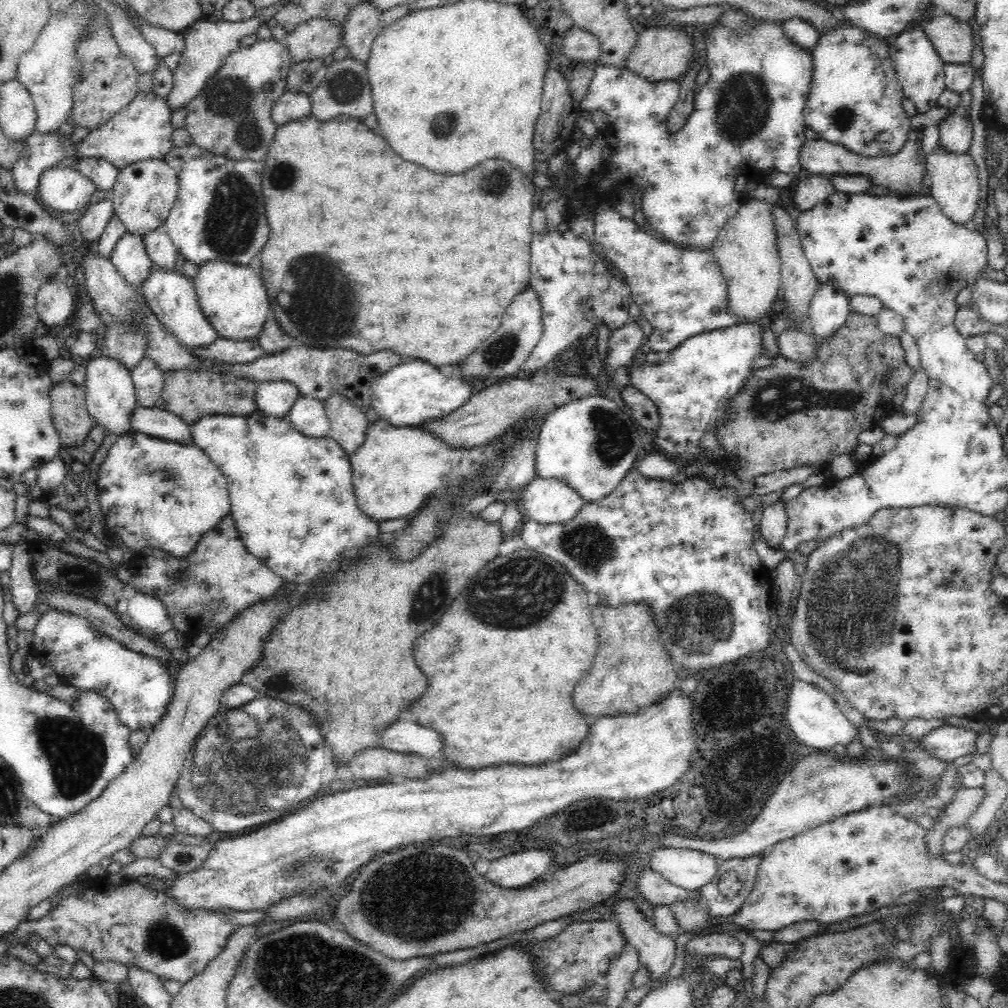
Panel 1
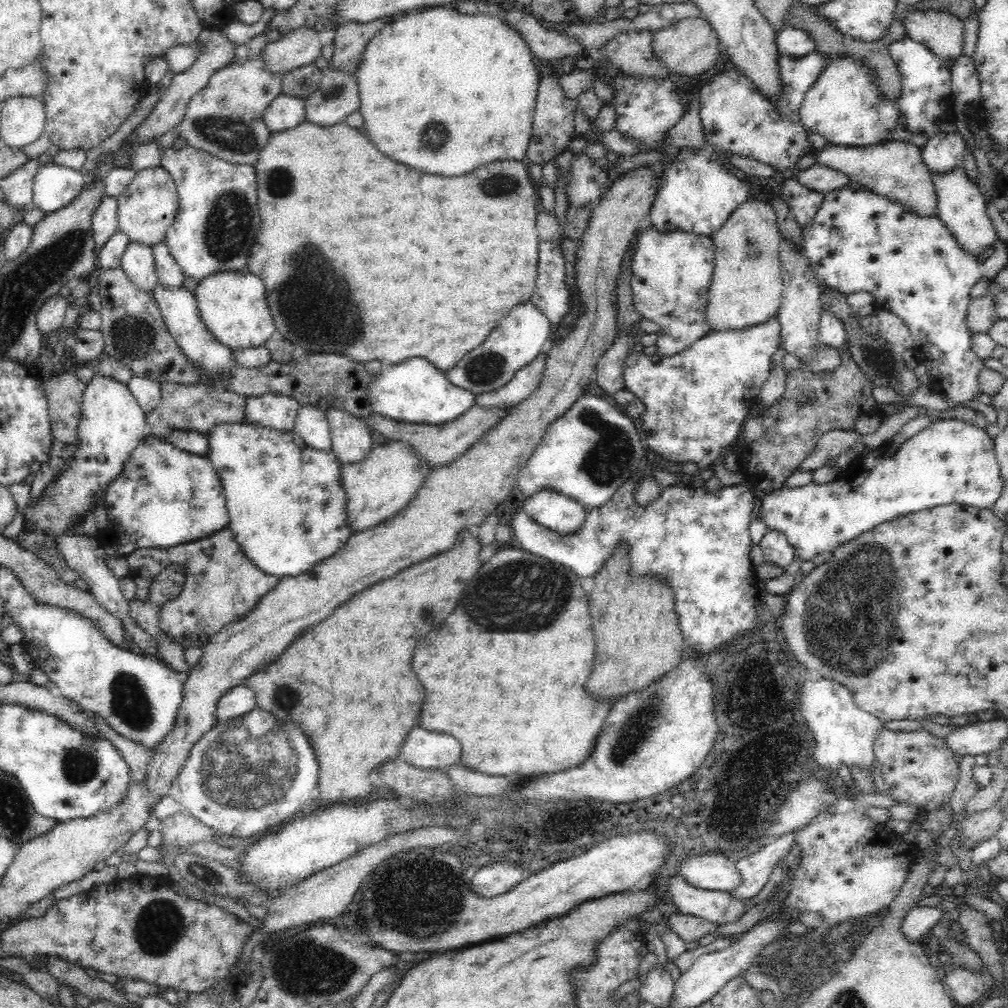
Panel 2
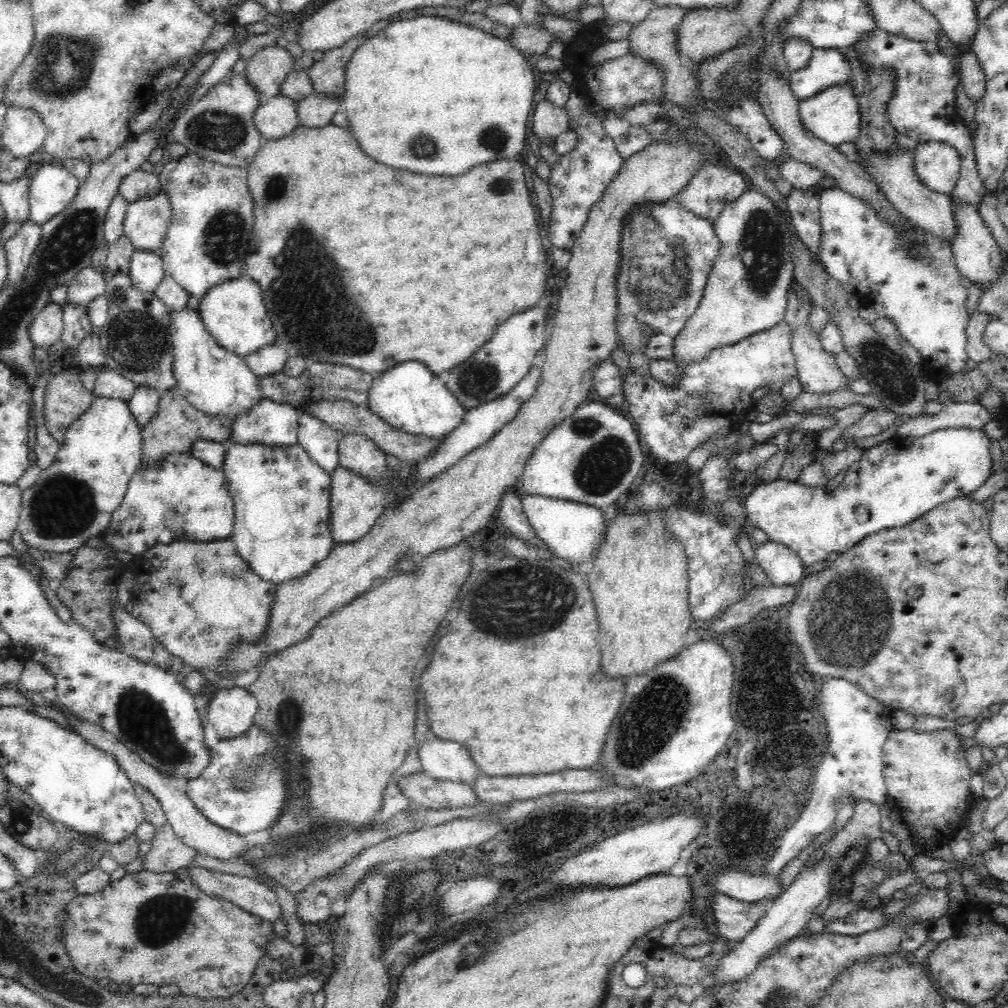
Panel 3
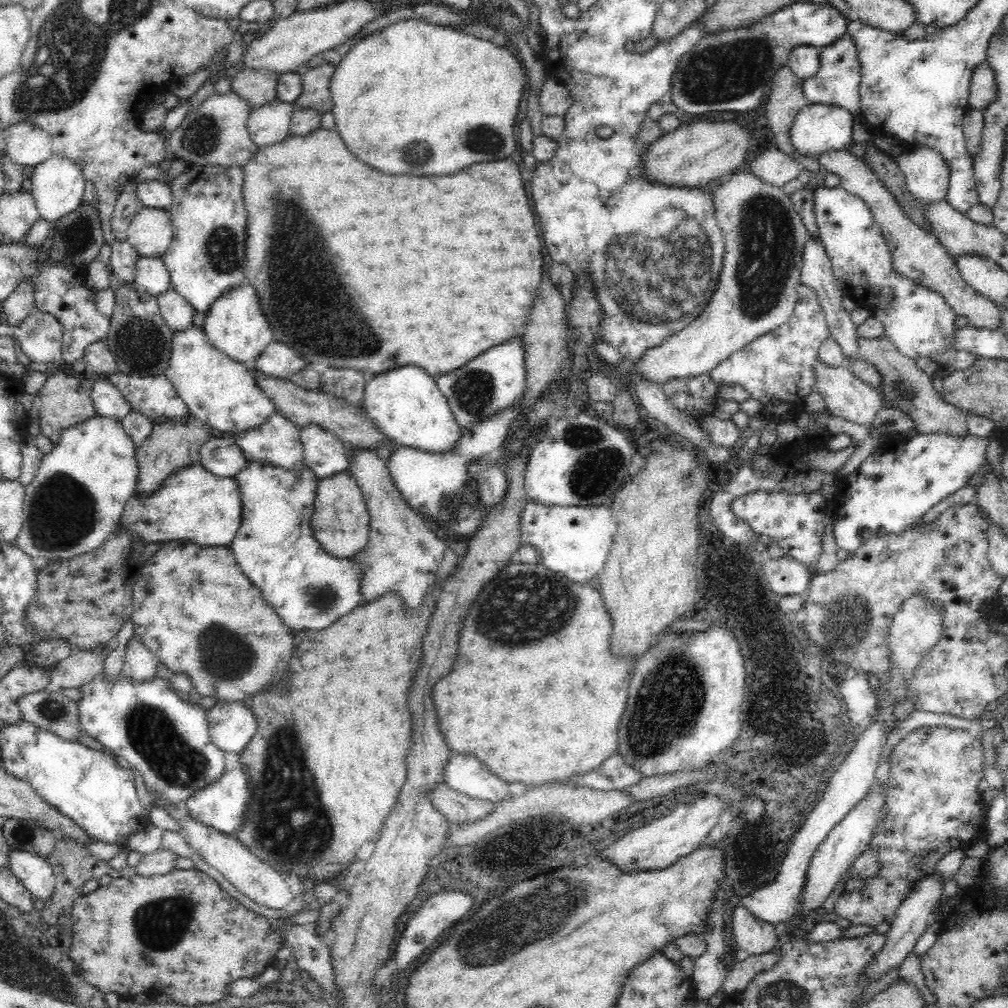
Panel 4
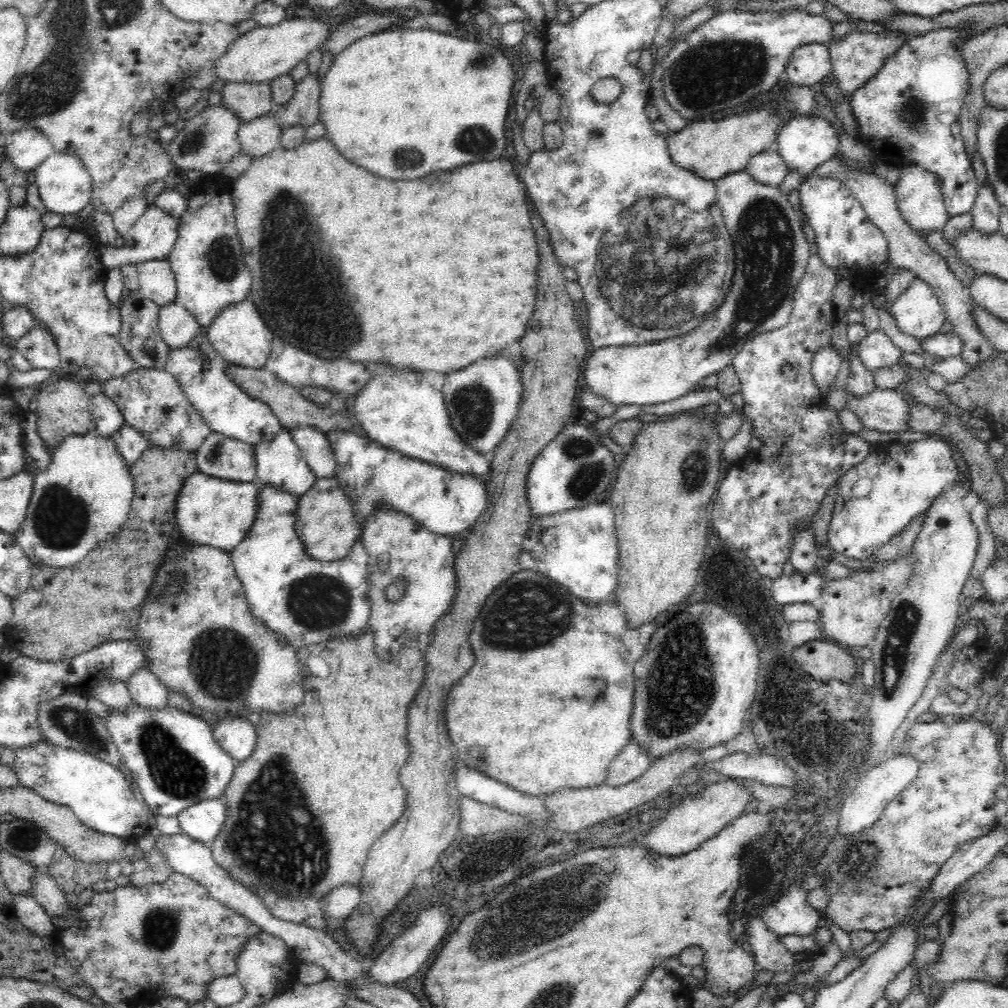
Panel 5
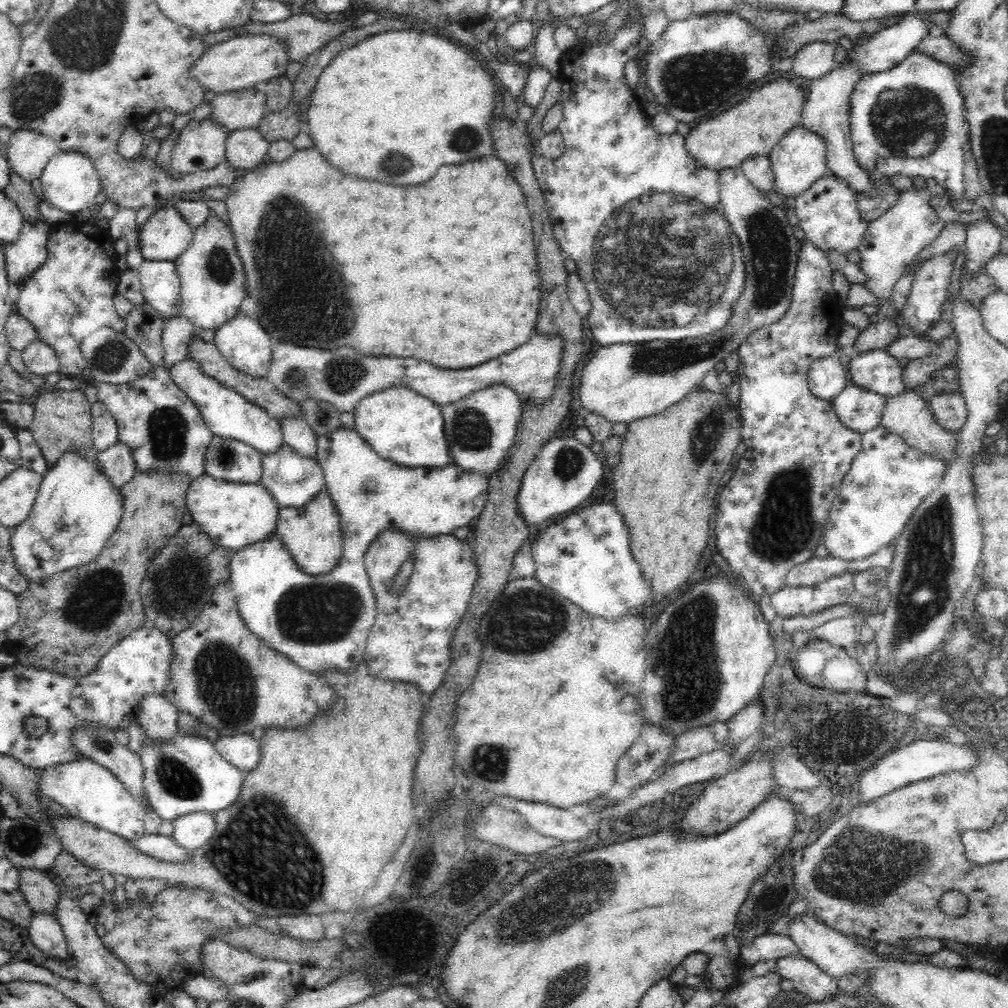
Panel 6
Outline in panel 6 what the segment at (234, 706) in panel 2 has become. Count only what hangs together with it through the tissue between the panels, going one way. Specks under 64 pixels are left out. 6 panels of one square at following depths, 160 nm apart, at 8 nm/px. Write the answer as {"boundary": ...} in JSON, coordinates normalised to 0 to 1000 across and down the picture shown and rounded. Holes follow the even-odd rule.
{"boundary":[[[249,728],[219,730],[212,741],[224,756],[242,769],[252,764],[259,753],[258,737]]]}

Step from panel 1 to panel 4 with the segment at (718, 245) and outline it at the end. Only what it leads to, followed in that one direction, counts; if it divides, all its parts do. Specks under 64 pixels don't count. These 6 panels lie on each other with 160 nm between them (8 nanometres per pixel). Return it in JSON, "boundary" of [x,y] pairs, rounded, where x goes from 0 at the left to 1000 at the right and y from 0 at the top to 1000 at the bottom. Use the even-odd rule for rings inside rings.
{"boundary":[[[734,170],[713,180],[706,191],[709,212],[719,241],[719,255],[712,284],[688,319],[665,332],[657,341],[637,349],[633,357],[617,355],[617,359],[605,361],[616,383],[627,386],[628,381],[635,376],[657,383],[673,376],[703,371],[725,351],[778,321],[787,311],[793,293],[791,286],[795,283],[798,247],[804,235],[796,216],[784,199],[784,194],[778,191],[776,186],[754,180],[744,171]]]}

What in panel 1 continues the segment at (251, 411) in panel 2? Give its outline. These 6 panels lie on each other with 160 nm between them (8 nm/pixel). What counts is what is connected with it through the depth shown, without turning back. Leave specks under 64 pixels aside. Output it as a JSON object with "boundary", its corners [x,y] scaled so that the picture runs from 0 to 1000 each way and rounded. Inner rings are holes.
{"boundary":[[[282,378],[255,381],[254,407],[272,415],[284,416],[290,402],[298,394],[296,384]]]}

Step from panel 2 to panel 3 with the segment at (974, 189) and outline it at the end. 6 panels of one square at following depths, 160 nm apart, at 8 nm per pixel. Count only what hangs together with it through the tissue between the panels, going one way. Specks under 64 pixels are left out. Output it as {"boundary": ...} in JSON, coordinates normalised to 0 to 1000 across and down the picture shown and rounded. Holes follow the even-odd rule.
{"boundary":[[[945,202],[945,213],[950,224],[950,232],[944,240],[944,259],[952,271],[954,277],[962,279],[962,282],[972,282],[976,288],[980,287],[996,272],[993,248],[986,239],[984,232],[978,227],[974,215],[970,213],[970,205],[964,203]]]}

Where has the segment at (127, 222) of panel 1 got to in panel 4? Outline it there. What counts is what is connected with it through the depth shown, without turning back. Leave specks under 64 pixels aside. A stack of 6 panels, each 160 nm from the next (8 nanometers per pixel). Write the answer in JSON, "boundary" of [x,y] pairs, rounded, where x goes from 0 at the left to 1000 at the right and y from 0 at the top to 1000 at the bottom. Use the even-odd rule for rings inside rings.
{"boundary":[[[143,205],[129,221],[126,240],[138,255],[160,255],[172,238],[170,209]]]}

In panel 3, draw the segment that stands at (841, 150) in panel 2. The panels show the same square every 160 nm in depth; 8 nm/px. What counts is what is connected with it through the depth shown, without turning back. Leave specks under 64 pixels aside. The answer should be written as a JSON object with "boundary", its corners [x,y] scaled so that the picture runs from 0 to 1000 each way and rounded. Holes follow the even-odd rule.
{"boundary":[[[891,147],[891,148],[889,148],[889,149],[885,152],[885,155],[874,155],[873,152],[869,152],[869,153],[867,153],[867,155],[863,155],[863,157],[861,157],[861,159],[859,159],[859,161],[856,161],[856,162],[855,162],[855,160],[853,160],[853,158],[851,158],[851,156],[850,156],[849,159],[852,159],[852,161],[854,161],[854,163],[856,163],[857,168],[859,168],[859,172],[861,172],[861,174],[863,174],[863,176],[865,176],[865,178],[867,178],[867,180],[869,180],[870,183],[872,183],[872,186],[874,187],[874,189],[879,193],[880,198],[882,198],[883,200],[886,200],[887,206],[889,206],[889,208],[892,208],[892,209],[893,209],[893,212],[894,212],[895,214],[897,214],[898,216],[900,216],[900,217],[902,218],[902,220],[905,220],[905,221],[906,221],[906,224],[907,224],[909,227],[911,227],[911,228],[914,227],[915,229],[917,229],[917,230],[923,232],[924,234],[927,234],[928,236],[931,236],[932,238],[935,238],[936,240],[940,240],[940,241],[943,242],[943,244],[944,244],[944,240],[946,240],[946,236],[948,236],[948,232],[950,232],[949,220],[947,220],[947,214],[945,213],[945,208],[946,208],[946,206],[945,206],[945,200],[942,198],[941,193],[939,193],[939,192],[928,191],[927,189],[923,189],[923,188],[919,187],[919,185],[917,185],[917,184],[915,184],[915,182],[913,182],[912,178],[909,176],[909,173],[907,172],[907,169],[906,169],[905,151],[903,151],[903,150],[898,150],[898,149],[896,149],[896,148],[892,148],[892,147]]]}

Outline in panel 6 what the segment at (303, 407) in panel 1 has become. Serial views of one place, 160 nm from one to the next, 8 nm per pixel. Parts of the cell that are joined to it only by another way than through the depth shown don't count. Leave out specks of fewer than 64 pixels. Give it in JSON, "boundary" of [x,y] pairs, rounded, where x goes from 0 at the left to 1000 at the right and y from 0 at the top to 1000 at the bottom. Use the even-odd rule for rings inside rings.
{"boundary":[[[286,413],[277,417],[281,440],[288,442],[296,451],[313,452],[313,434],[306,420],[298,413]]]}

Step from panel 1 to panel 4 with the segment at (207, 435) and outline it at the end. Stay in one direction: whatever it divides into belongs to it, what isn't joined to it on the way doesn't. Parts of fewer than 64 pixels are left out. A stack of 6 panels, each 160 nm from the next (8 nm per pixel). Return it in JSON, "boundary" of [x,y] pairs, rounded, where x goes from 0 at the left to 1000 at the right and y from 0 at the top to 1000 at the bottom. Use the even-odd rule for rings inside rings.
{"boundary":[[[246,457],[232,475],[239,486],[240,516],[227,543],[240,569],[248,575],[265,601],[273,606],[288,627],[322,624],[361,600],[358,599],[358,579],[361,571],[359,555],[353,552],[336,555],[323,550],[310,531],[308,512],[315,475],[306,463],[303,462],[299,467],[284,467],[268,459]]]}

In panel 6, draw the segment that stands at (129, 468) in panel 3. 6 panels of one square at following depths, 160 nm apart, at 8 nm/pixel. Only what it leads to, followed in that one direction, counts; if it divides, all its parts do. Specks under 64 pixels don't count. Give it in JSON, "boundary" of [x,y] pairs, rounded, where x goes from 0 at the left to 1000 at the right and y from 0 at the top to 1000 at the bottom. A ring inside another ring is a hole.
{"boundary":[[[63,449],[56,460],[43,470],[35,499],[26,516],[11,526],[10,551],[14,553],[18,568],[22,569],[29,579],[54,573],[64,565],[75,568],[79,561],[91,558],[99,550],[104,538],[117,522],[119,512],[121,512],[121,491],[117,485],[113,485],[113,481],[105,475],[105,471],[99,465],[95,465],[93,451]]]}

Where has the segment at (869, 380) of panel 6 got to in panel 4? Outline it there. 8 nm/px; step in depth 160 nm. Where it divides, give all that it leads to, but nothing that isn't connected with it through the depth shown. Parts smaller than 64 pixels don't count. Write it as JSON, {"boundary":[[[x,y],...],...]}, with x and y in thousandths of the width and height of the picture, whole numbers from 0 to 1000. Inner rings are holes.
{"boundary":[[[806,183],[806,192],[807,192],[807,210],[809,213],[810,222],[812,224],[812,229],[813,230],[813,239],[816,241],[816,246],[823,257],[823,262],[825,265],[825,271],[829,275],[829,280],[833,285],[836,294],[845,294],[850,300],[851,306],[857,306],[863,308],[865,313],[869,314],[873,320],[875,320],[875,333],[873,336],[881,336],[887,340],[887,343],[897,352],[904,356],[915,355],[915,353],[925,353],[925,351],[937,351],[940,349],[942,345],[942,339],[944,339],[944,333],[946,333],[946,316],[949,313],[944,308],[944,305],[935,296],[932,291],[926,289],[925,287],[919,286],[914,282],[908,281],[901,277],[893,277],[891,273],[887,273],[887,267],[885,267],[885,255],[884,250],[877,237],[877,232],[875,231],[874,224],[867,218],[865,209],[862,204],[853,196],[847,192],[843,192],[834,183],[828,186],[821,186],[817,183]]]}

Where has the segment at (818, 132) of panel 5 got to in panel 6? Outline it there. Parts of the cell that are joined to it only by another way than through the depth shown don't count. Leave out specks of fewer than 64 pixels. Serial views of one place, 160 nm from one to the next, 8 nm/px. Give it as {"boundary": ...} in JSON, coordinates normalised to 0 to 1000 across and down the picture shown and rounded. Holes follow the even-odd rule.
{"boundary":[[[797,125],[784,129],[771,145],[762,153],[762,160],[768,173],[768,187],[770,192],[778,196],[790,196],[793,192],[821,174],[820,168],[820,147],[817,139],[810,133],[802,130]]]}

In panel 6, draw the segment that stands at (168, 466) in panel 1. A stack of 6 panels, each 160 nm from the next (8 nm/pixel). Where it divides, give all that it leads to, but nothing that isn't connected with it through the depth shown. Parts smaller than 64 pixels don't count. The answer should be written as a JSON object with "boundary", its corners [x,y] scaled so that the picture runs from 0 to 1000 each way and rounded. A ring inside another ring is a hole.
{"boundary":[[[202,470],[189,478],[185,498],[191,518],[207,530],[210,538],[215,538],[231,548],[266,536],[273,530],[278,504],[259,478],[245,481],[219,477]]]}

